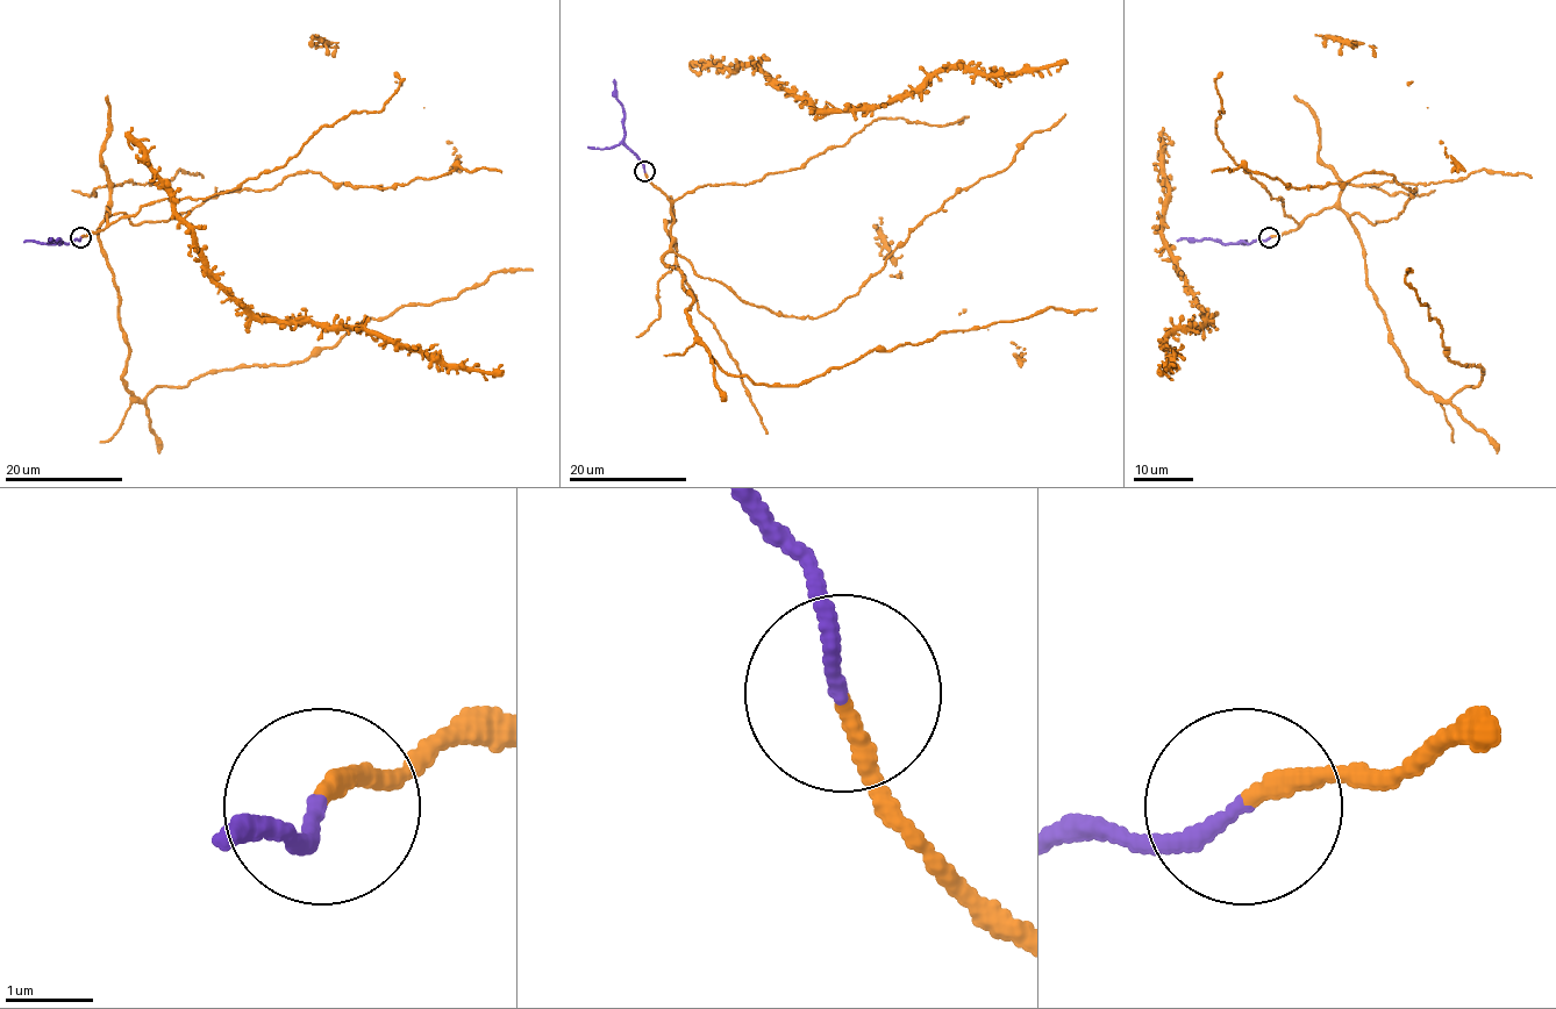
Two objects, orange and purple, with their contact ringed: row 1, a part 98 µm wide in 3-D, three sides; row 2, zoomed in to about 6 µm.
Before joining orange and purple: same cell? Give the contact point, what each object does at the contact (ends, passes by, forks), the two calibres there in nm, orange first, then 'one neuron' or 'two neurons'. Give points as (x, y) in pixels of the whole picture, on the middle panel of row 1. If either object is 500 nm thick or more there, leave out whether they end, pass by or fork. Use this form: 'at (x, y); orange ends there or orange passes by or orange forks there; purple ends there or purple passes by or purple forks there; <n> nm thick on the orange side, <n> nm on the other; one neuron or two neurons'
at (644, 171); orange ends there; purple ends there; 200 nm thick on the orange side, 170 nm on the other; one neuron

